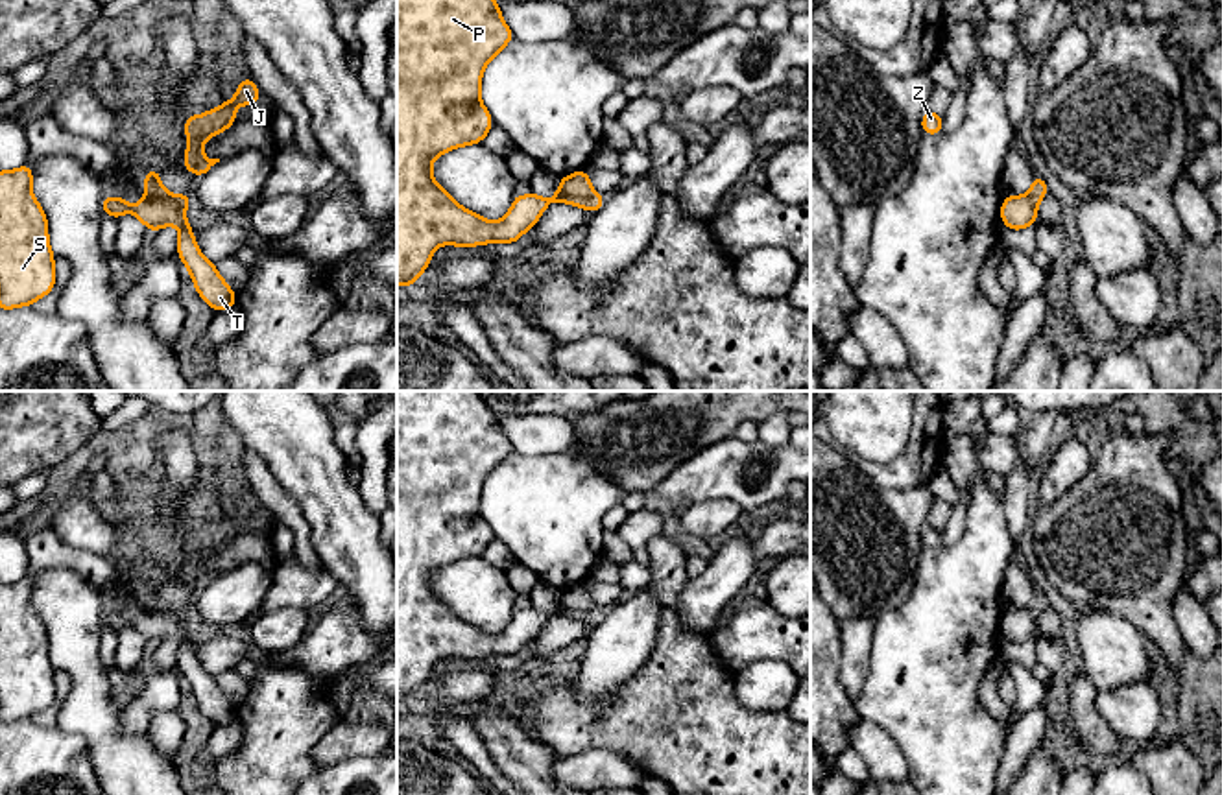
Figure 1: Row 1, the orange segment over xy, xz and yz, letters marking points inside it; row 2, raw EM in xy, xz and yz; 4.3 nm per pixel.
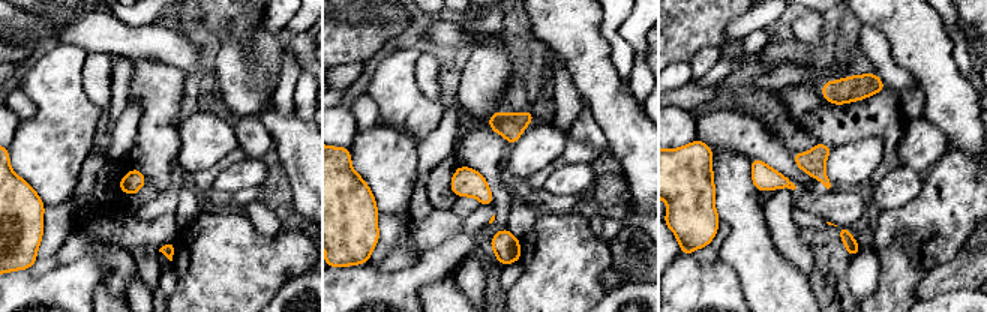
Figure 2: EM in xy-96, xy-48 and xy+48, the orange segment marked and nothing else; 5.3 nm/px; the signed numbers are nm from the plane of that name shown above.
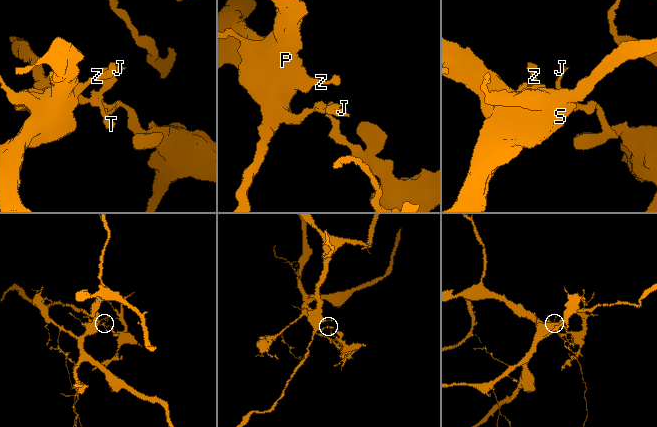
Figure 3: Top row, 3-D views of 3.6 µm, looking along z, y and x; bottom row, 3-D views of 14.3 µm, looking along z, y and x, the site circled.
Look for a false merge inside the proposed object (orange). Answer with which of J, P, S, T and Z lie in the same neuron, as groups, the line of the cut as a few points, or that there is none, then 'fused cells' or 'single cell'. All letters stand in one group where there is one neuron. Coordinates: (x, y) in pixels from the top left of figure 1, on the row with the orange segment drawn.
J / P S T Z | xy (146, 196), (172, 200), (183, 211) | fused cells

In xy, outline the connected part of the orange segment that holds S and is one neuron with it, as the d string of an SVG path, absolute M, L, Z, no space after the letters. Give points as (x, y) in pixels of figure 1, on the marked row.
M31 164L0 172L0 310L31 306L48 295L55 284L48 221L42 207L31 194Z

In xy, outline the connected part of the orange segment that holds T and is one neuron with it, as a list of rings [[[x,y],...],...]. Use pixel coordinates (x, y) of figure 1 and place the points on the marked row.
[[[124,196],[102,197],[100,208],[113,220],[118,220],[126,212],[133,212],[150,232],[162,227],[179,225],[177,255],[188,267],[190,279],[199,297],[214,310],[223,312],[236,304],[234,290],[220,277],[216,266],[207,260],[194,242],[194,229],[188,225],[185,210],[175,201],[159,201],[144,197],[140,203],[129,207]]]

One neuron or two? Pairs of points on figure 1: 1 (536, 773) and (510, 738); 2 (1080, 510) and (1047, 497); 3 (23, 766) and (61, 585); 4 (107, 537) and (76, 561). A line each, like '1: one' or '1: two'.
1: one
2: two
3: two
4: two

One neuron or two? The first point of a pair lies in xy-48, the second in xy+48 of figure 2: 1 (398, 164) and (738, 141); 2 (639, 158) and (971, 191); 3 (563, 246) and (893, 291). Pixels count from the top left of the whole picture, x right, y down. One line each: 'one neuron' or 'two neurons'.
1: two neurons
2: two neurons
3: one neuron

